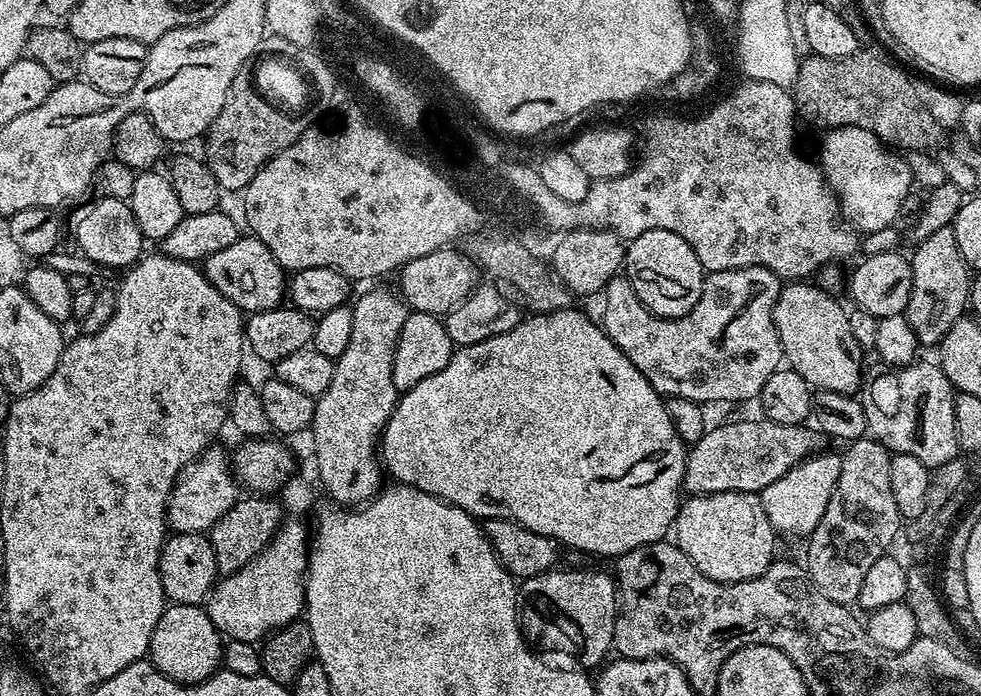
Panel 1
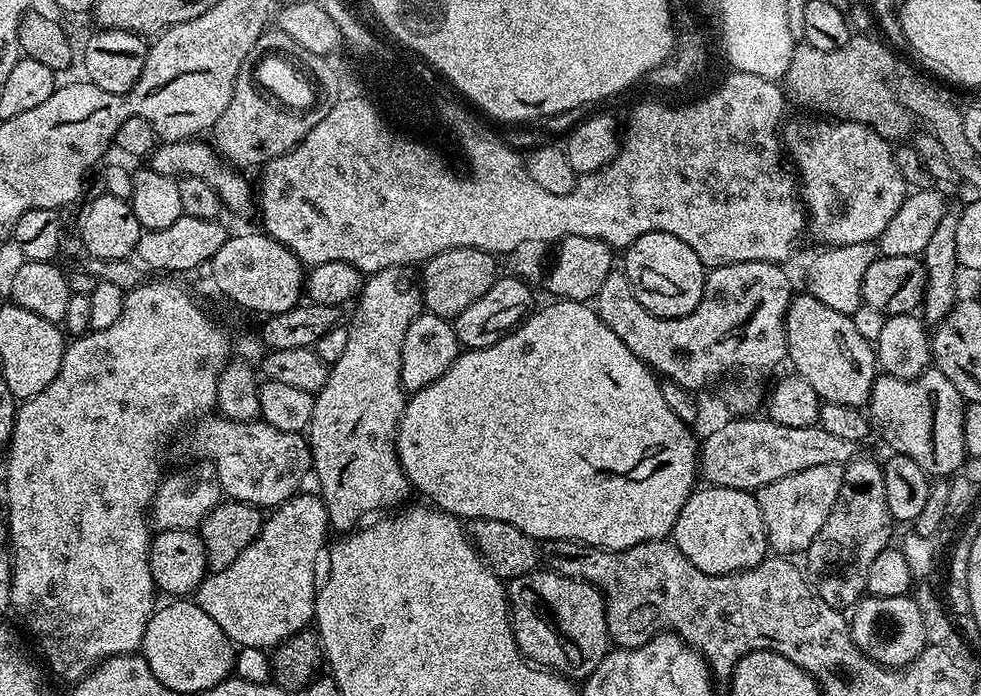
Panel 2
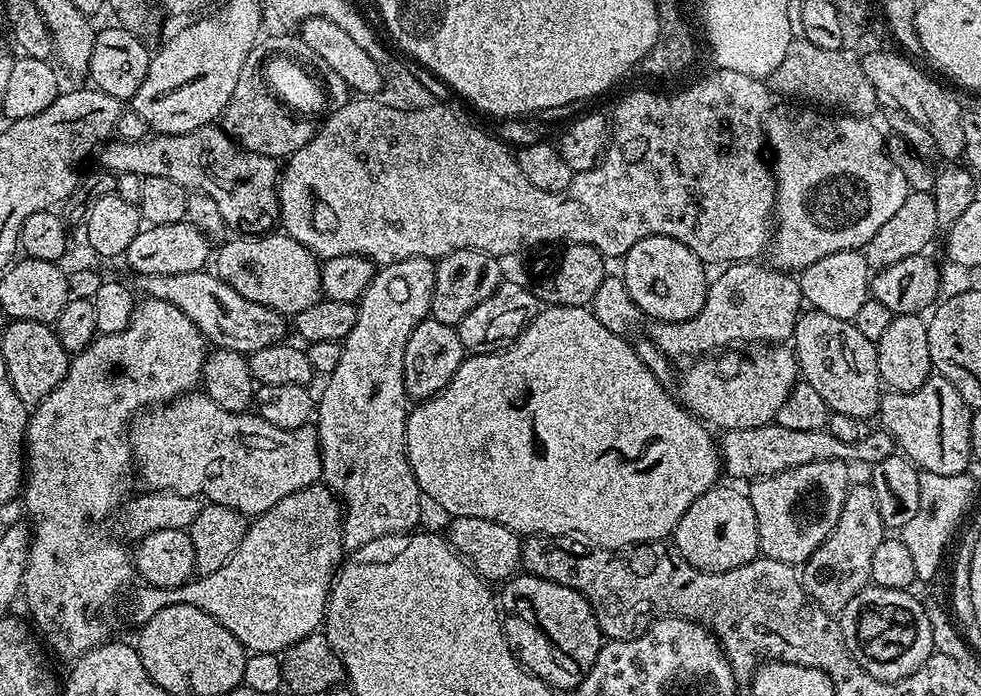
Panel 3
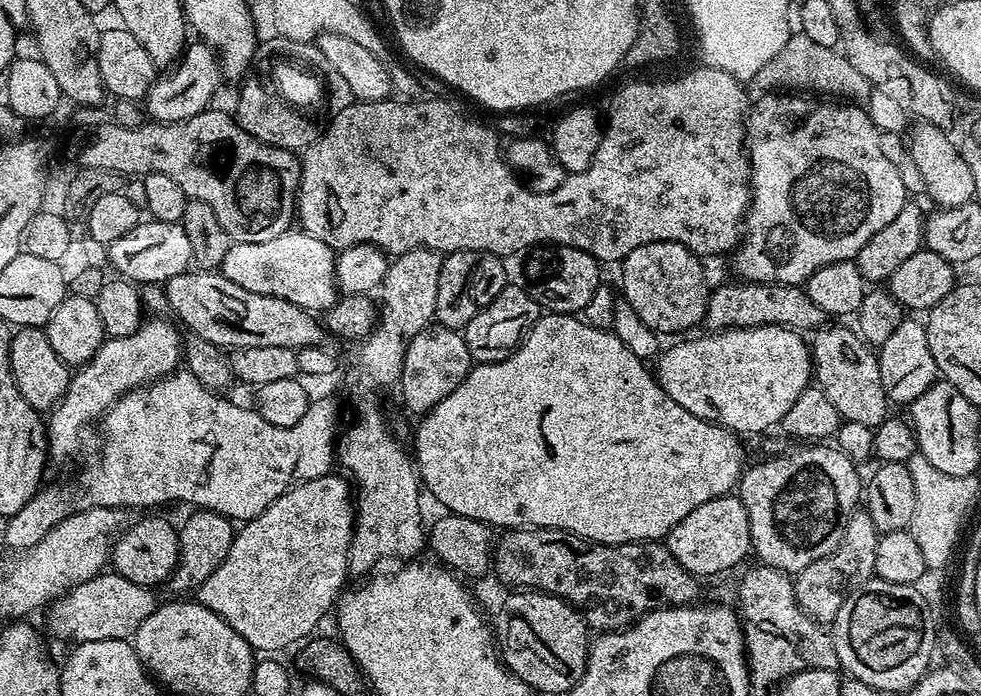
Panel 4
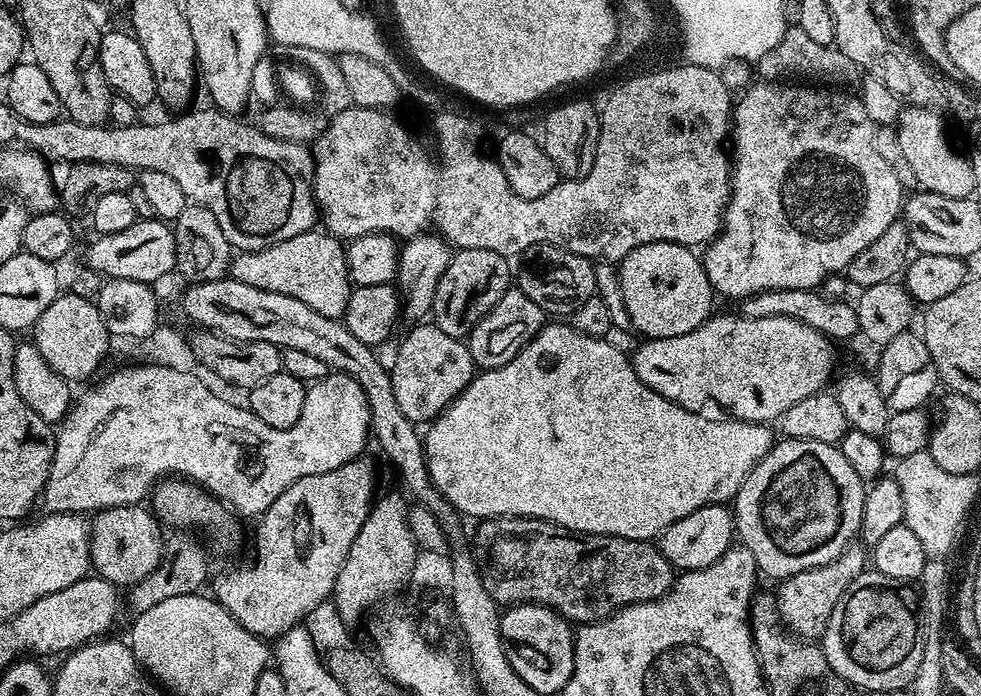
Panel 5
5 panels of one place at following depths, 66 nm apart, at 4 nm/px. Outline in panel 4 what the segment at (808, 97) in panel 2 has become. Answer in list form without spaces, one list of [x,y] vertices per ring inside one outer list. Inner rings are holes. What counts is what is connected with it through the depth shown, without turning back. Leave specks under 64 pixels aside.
[[[794,32],[789,35],[786,45],[757,74],[752,76],[750,86],[757,93],[764,94],[773,90],[795,90],[811,92],[832,98],[839,98],[858,104],[865,103],[872,91],[868,79],[863,78],[850,60],[839,49],[819,45],[811,41],[804,33]]]

